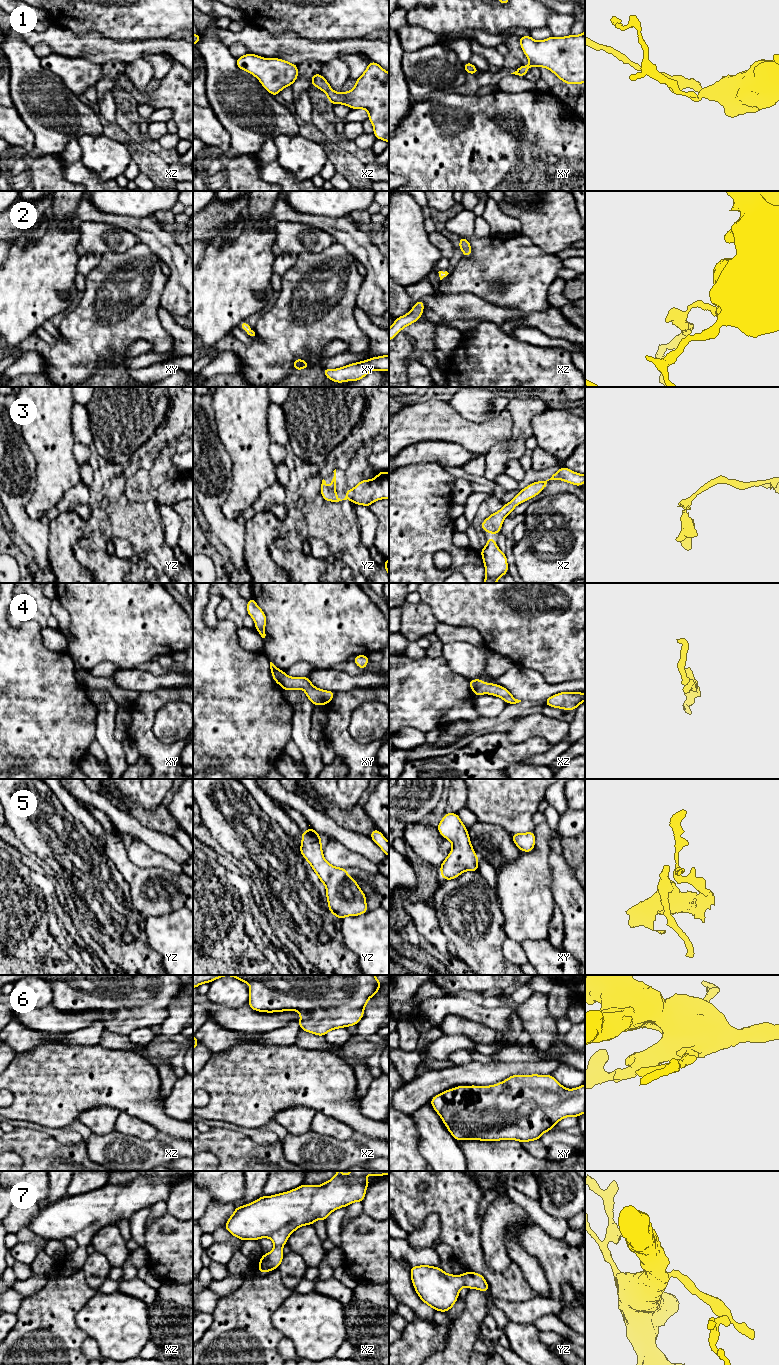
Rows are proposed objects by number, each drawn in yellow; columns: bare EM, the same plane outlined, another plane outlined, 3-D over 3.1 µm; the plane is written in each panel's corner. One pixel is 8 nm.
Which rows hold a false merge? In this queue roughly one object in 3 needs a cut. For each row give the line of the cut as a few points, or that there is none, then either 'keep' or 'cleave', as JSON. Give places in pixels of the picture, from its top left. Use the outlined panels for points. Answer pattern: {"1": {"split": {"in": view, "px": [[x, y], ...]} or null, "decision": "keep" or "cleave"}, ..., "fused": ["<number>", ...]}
{"1": {"split": null, "decision": "keep"}, "2": {"split": null, "decision": "keep"}, "3": {"split": null, "decision": "keep"}, "4": {"split": null, "decision": "keep"}, "5": {"split": null, "decision": "keep"}, "6": {"split": null, "decision": "keep"}, "7": {"split": null, "decision": "keep"}, "fused": []}

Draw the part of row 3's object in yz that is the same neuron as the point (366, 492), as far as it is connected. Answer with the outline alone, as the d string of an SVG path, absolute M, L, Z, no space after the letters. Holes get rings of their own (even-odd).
M335 469L333 472L334 472L334 477L333 477L333 479L332 479L332 481L331 481L331 486L330 486L330 487L327 487L327 486L325 485L325 484L326 484L326 481L323 479L323 480L322 480L321 487L320 487L320 493L321 493L321 495L322 495L322 497L324 498L325 501L339 502L339 501L342 501L342 500L347 500L347 499L349 499L353 504L359 504L359 505L363 505L363 506L366 506L366 507L370 507L370 505L371 505L373 502L377 501L377 500L380 500L380 499L389 499L389 472L386 472L386 471L378 472L378 473L377 473L377 477L376 477L376 478L373 478L373 479L371 479L371 480L363 479L362 481L360 481L360 482L353 488L352 491L351 491L349 488L347 488L347 489L346 489L346 496L345 496L345 498L342 499L342 500L341 500L341 499L337 496L337 494L336 494L336 469Z

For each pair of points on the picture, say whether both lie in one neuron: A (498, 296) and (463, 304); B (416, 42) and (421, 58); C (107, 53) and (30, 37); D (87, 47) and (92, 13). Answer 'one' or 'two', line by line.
A: two
B: two
C: one
D: two

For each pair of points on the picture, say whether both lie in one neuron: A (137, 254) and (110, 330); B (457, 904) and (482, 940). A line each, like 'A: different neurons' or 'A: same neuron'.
A: same neuron
B: same neuron

